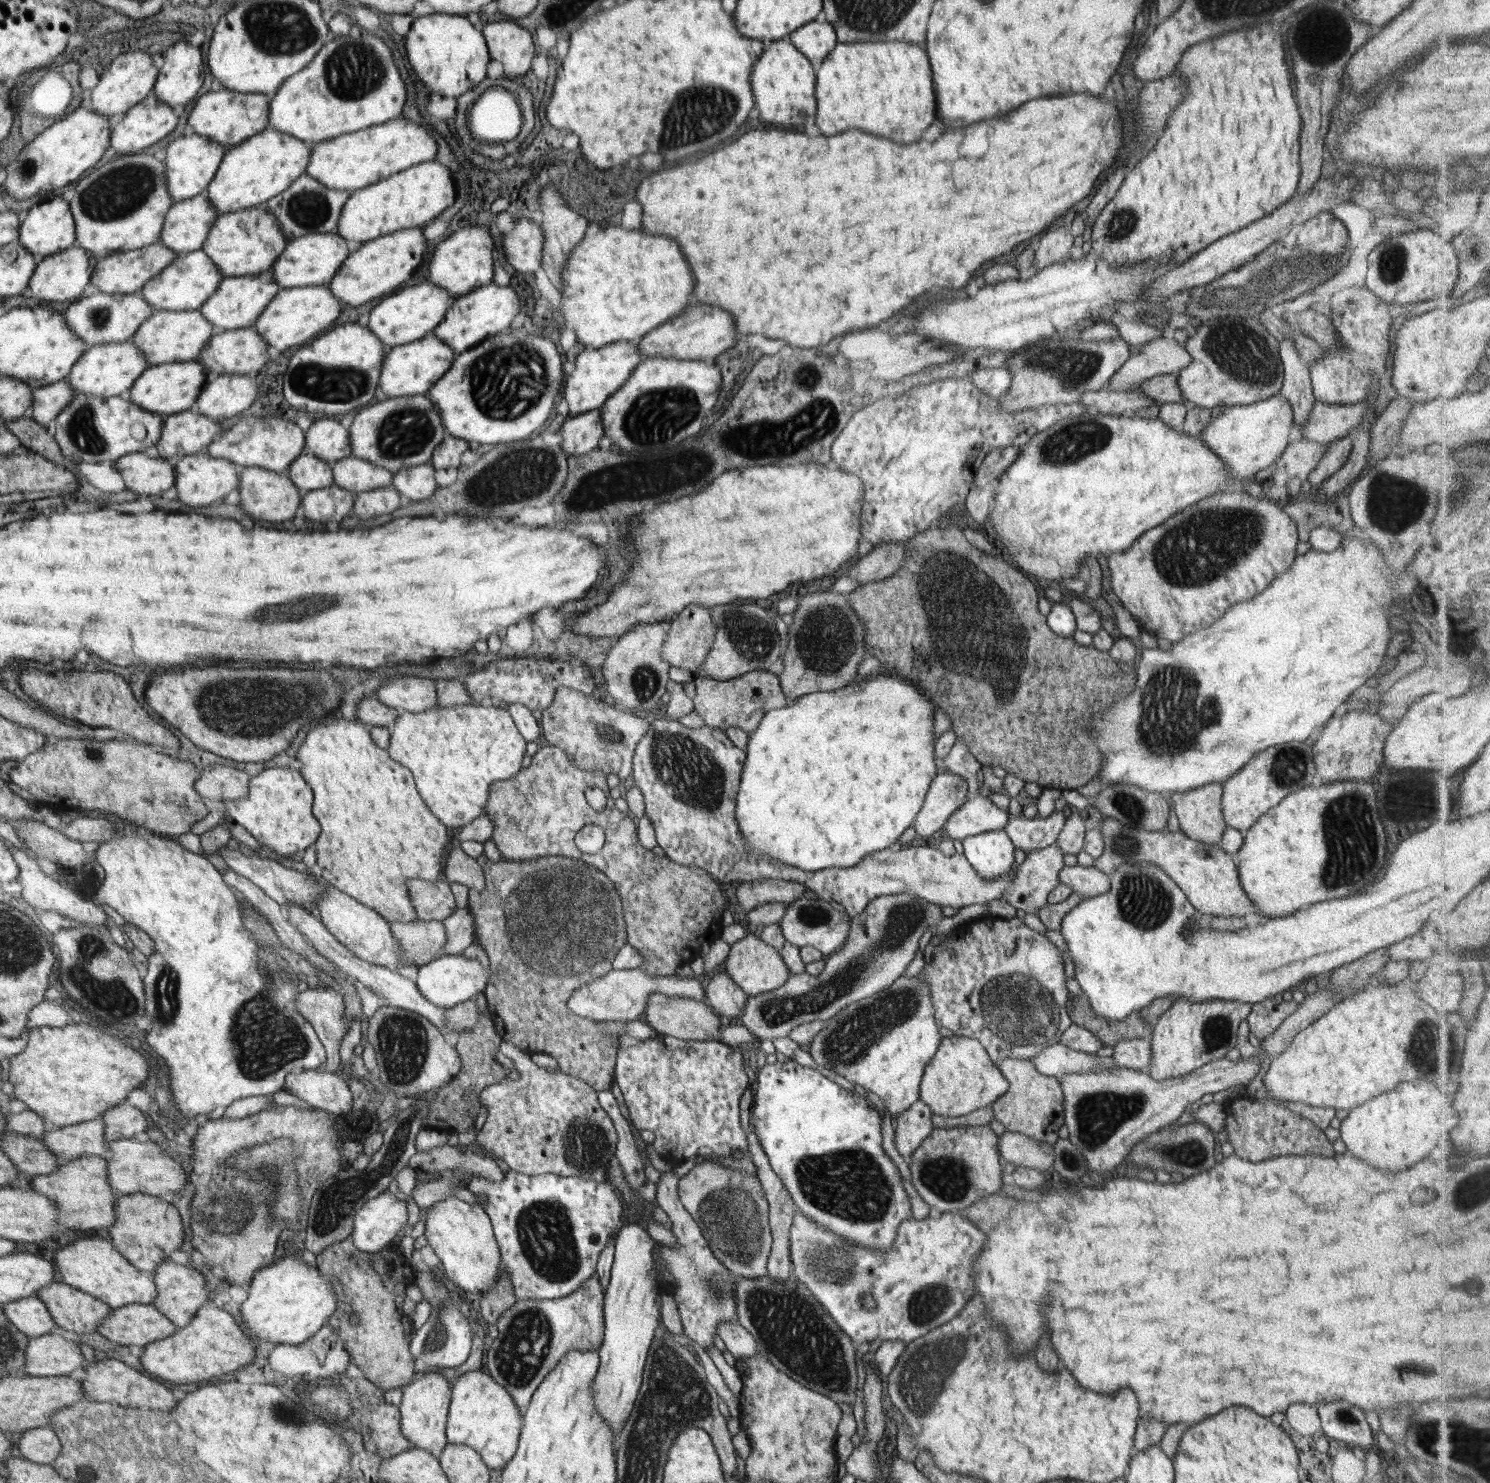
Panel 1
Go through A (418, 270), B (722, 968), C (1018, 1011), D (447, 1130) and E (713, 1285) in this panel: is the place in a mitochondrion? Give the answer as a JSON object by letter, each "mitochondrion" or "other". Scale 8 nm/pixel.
{"A":"other","B":"other","C":"mitochondrion","D":"other","E":"mitochondrion"}

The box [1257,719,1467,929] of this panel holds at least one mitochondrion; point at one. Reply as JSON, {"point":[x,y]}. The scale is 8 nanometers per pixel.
{"point":[1352,845]}

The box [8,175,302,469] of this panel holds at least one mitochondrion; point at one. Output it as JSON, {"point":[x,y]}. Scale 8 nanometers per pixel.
{"point":[82,430]}

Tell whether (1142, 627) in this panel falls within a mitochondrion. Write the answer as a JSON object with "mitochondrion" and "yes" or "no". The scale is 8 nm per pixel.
{"mitochondrion":"no"}

